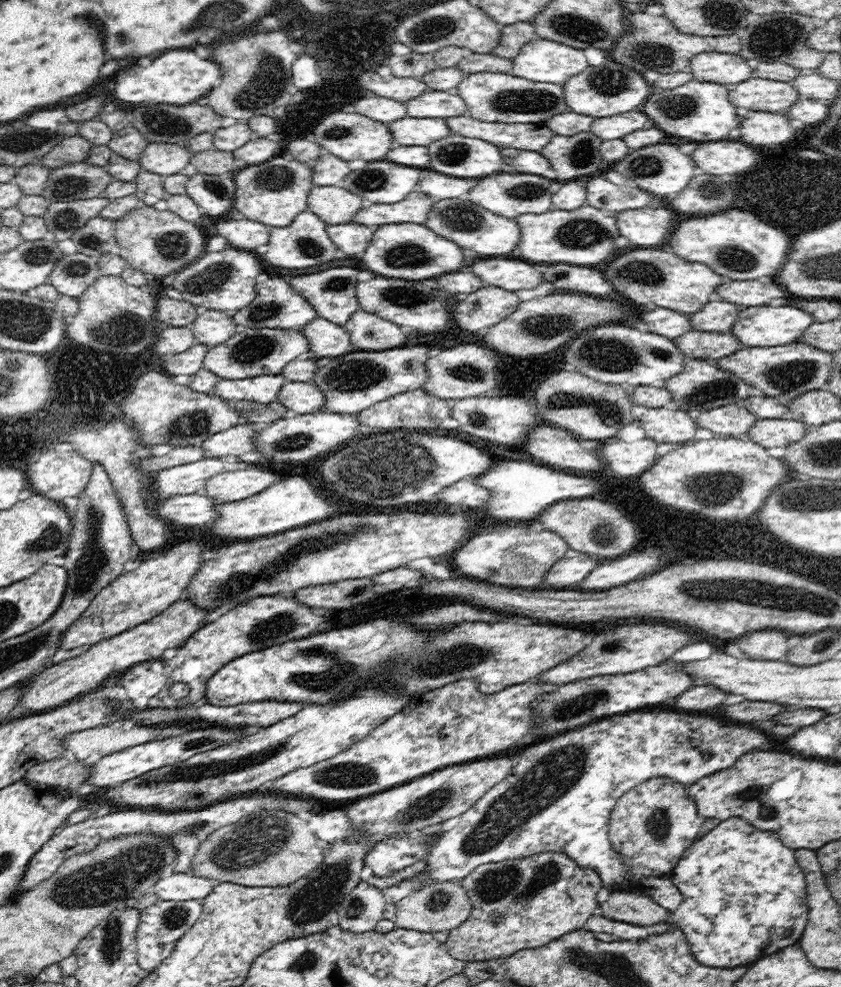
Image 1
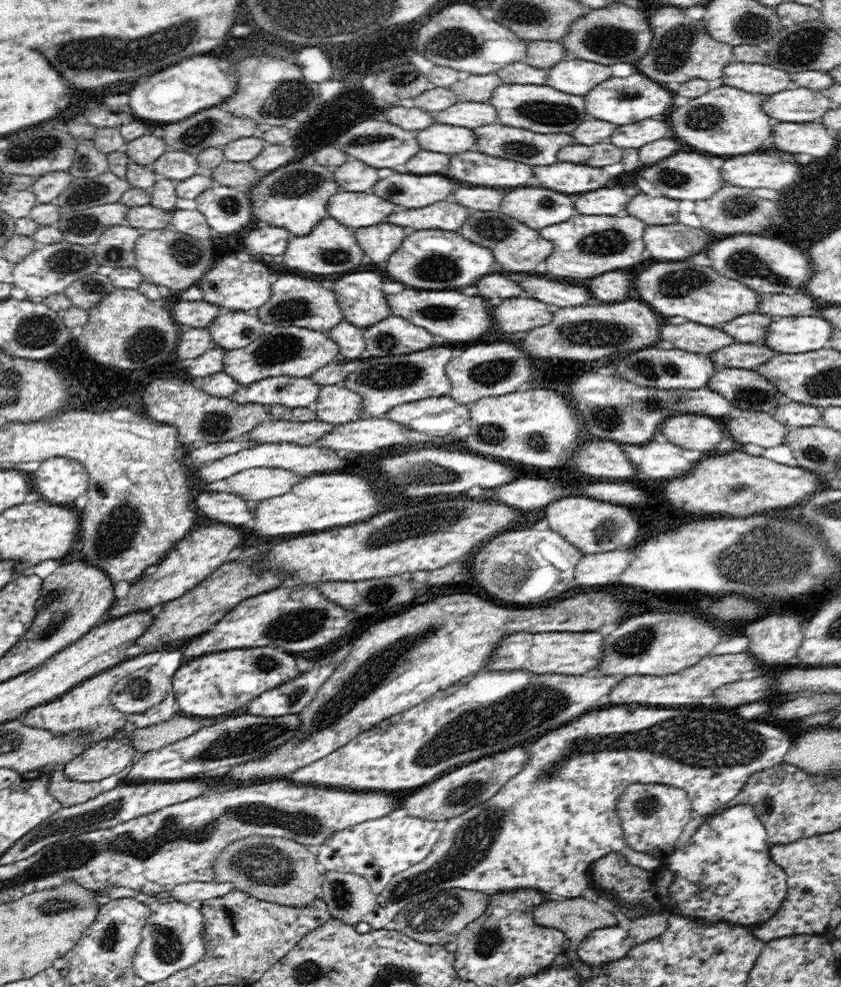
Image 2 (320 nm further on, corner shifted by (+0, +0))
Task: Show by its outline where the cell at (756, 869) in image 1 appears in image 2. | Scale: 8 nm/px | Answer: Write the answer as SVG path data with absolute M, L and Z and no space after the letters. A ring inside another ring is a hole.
M734 804L734 806L724 808L724 810L716 815L709 816L708 819L696 829L696 832L692 834L686 844L678 846L677 850L664 860L663 866L674 873L674 883L669 888L671 902L674 903L672 912L678 915L688 916L694 920L701 920L706 923L726 922L750 928L762 922L767 922L780 909L783 902L782 900L786 898L786 874L783 873L782 868L775 866L774 862L770 859L767 830L751 804Z

